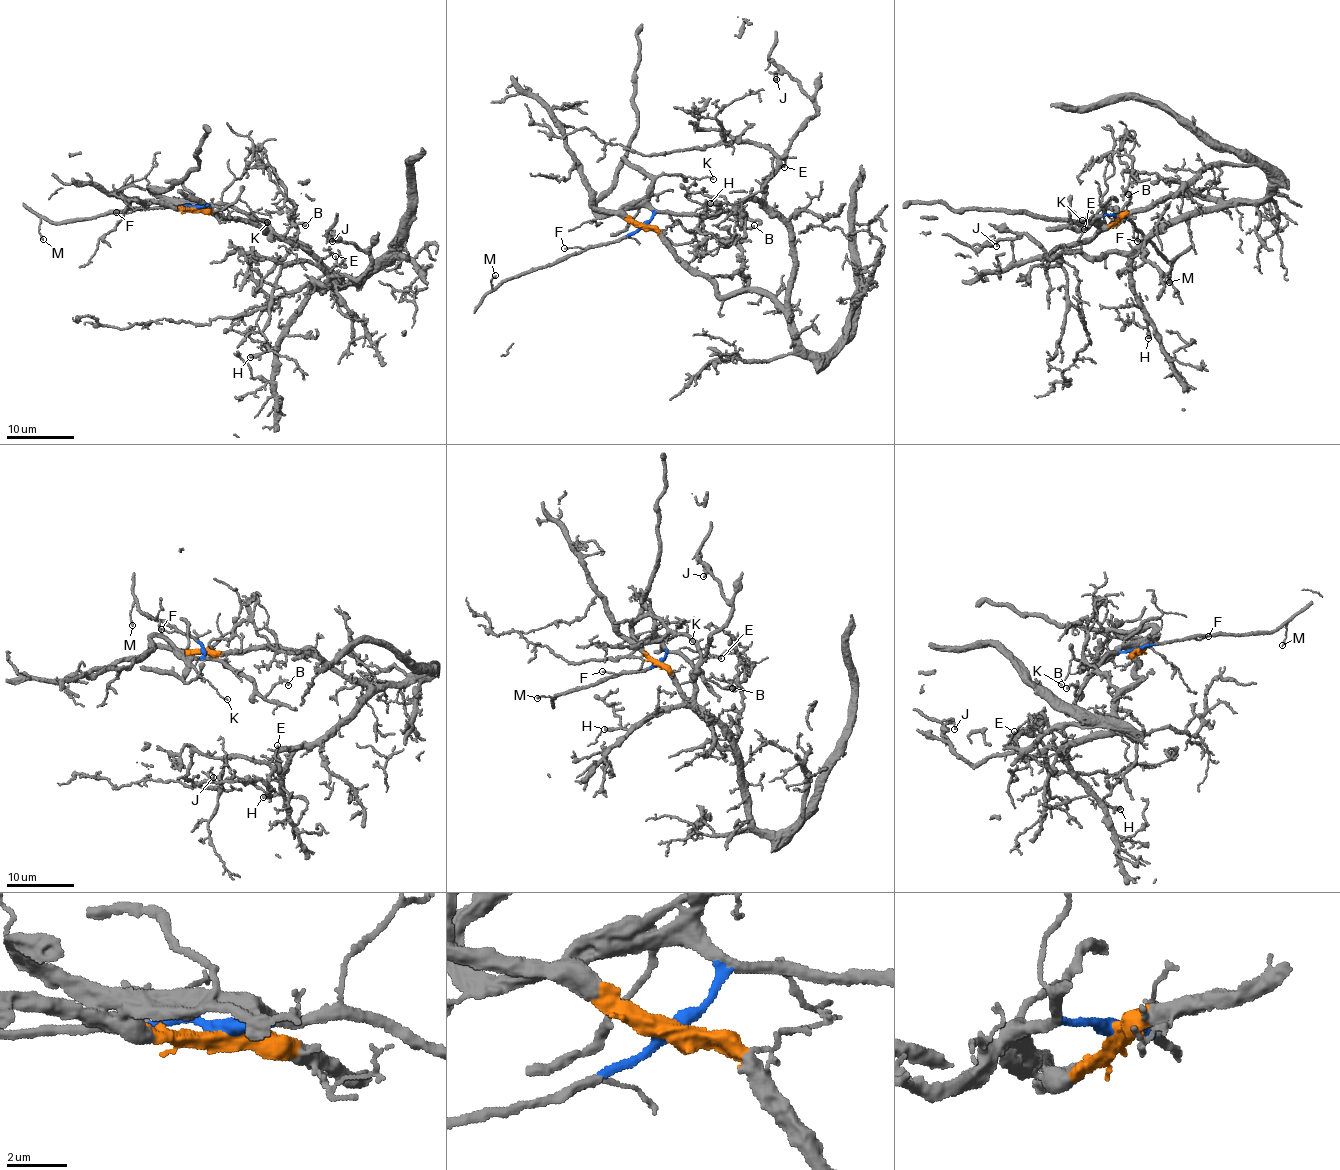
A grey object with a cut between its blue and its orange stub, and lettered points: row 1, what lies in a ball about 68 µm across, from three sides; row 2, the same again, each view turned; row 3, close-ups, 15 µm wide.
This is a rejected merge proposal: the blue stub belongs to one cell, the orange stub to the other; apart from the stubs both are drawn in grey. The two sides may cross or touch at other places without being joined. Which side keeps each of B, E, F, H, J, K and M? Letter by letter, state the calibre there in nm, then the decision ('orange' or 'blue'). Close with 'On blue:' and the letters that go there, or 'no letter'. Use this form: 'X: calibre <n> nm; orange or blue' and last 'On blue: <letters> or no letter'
B: calibre 200 nm; blue
E: calibre 100 nm; orange
F: calibre 100 nm; blue
H: calibre 400 nm; orange
J: calibre 90 nm; orange
K: calibre 100 nm; blue
M: calibre 100 nm; blue
On blue: B, F, K, M

